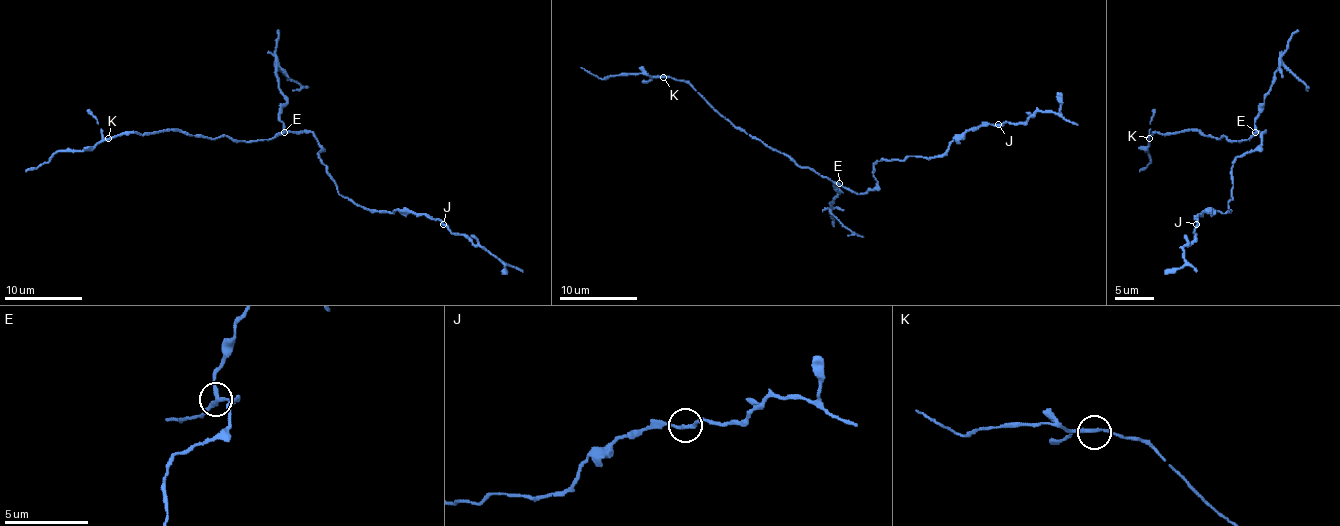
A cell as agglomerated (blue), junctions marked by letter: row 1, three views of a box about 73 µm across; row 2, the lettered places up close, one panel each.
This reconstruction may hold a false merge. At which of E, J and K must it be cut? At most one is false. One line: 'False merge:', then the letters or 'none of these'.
False merge: E

